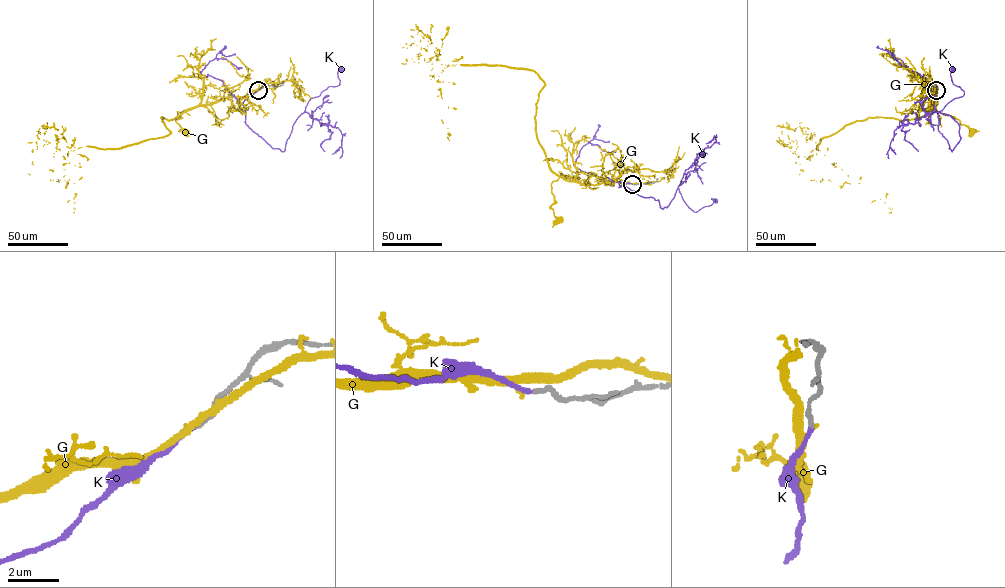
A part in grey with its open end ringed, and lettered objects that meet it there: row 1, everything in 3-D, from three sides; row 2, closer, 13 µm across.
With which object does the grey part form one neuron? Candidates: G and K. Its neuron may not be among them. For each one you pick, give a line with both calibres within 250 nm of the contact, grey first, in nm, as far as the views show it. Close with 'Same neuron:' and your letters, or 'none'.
K: 170/160 nm
Same neuron: K

